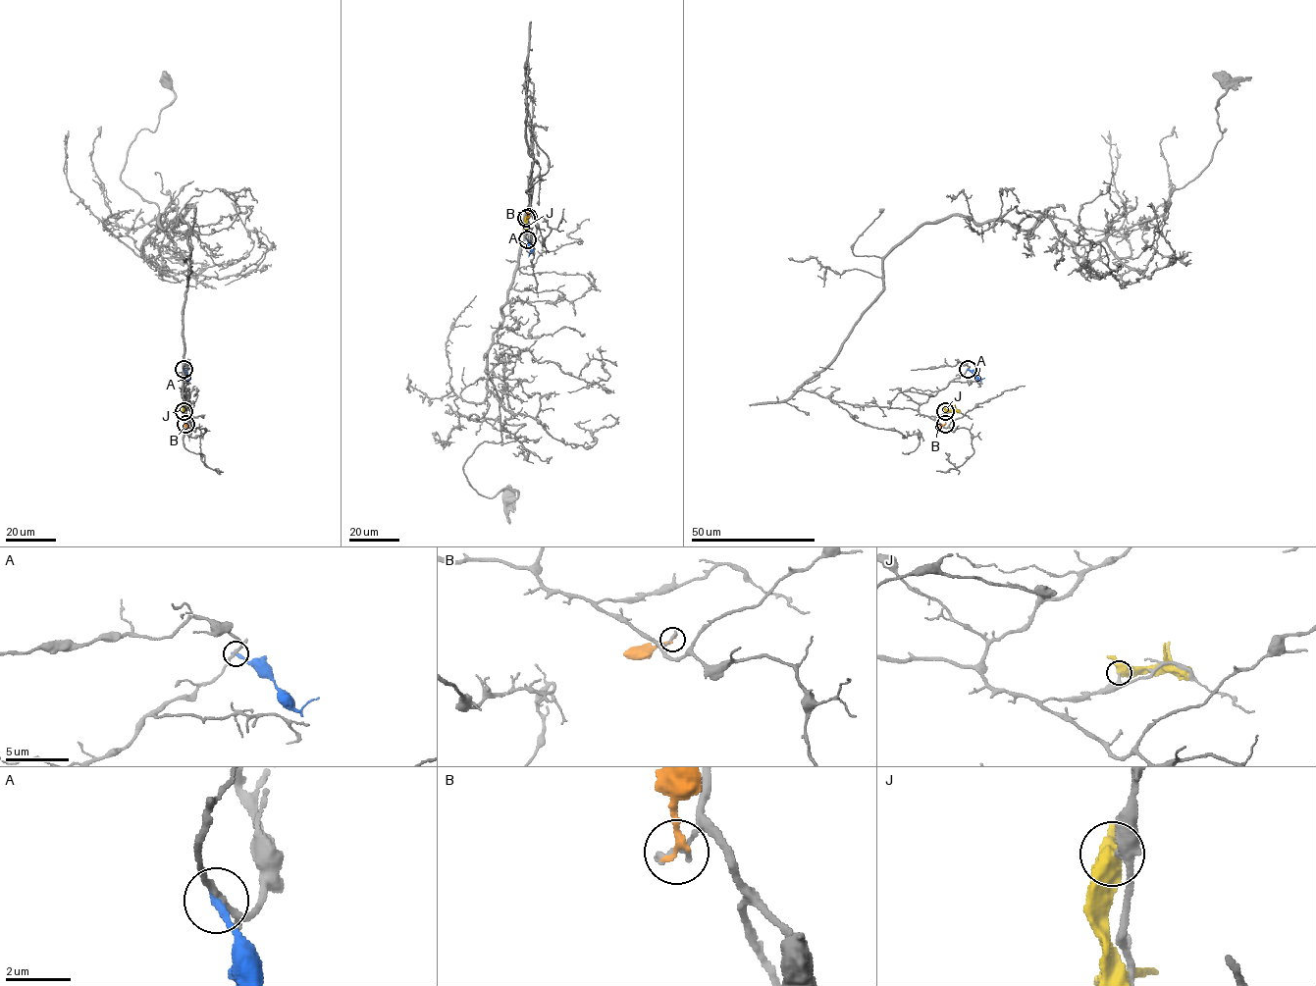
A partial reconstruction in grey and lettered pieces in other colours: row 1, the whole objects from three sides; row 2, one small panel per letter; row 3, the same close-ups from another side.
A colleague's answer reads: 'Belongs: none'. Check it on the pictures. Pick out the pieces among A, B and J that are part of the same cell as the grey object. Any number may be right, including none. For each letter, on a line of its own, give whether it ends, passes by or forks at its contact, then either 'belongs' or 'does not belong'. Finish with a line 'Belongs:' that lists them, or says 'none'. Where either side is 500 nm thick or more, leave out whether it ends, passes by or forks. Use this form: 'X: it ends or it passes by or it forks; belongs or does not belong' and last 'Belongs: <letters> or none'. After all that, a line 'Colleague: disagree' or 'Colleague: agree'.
A: it ends; does not belong
B: it ends; does not belong
J: does not belong
Belongs: none
Colleague: agree

